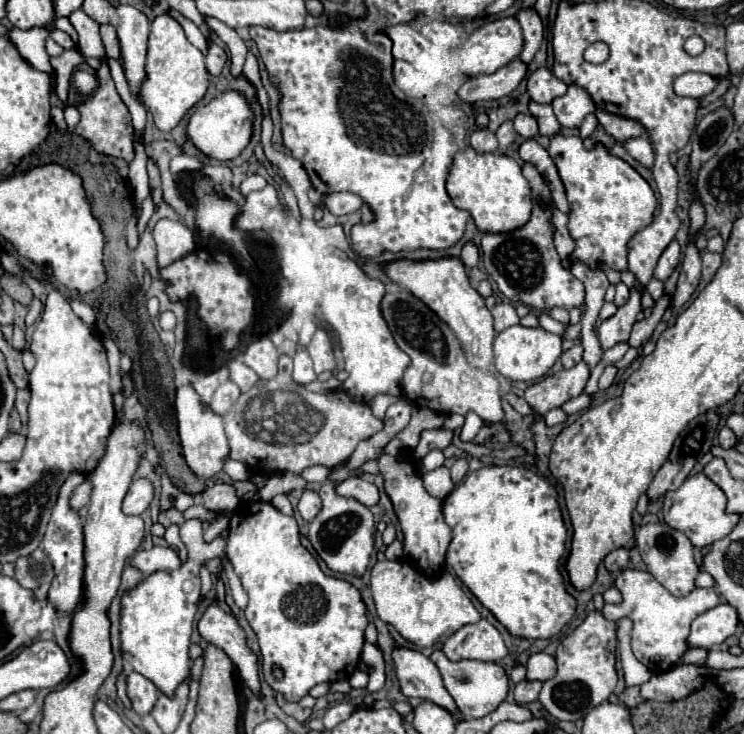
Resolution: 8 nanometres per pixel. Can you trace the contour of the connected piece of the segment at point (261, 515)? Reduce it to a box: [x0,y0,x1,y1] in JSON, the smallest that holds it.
[226,502,368,702]

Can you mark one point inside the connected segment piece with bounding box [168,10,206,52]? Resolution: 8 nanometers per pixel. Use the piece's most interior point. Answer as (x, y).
(193, 34)

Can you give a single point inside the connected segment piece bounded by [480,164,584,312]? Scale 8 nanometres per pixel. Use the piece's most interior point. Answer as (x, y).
(524, 263)

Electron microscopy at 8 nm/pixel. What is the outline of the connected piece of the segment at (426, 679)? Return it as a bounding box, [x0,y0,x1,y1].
[392,646,458,714]

